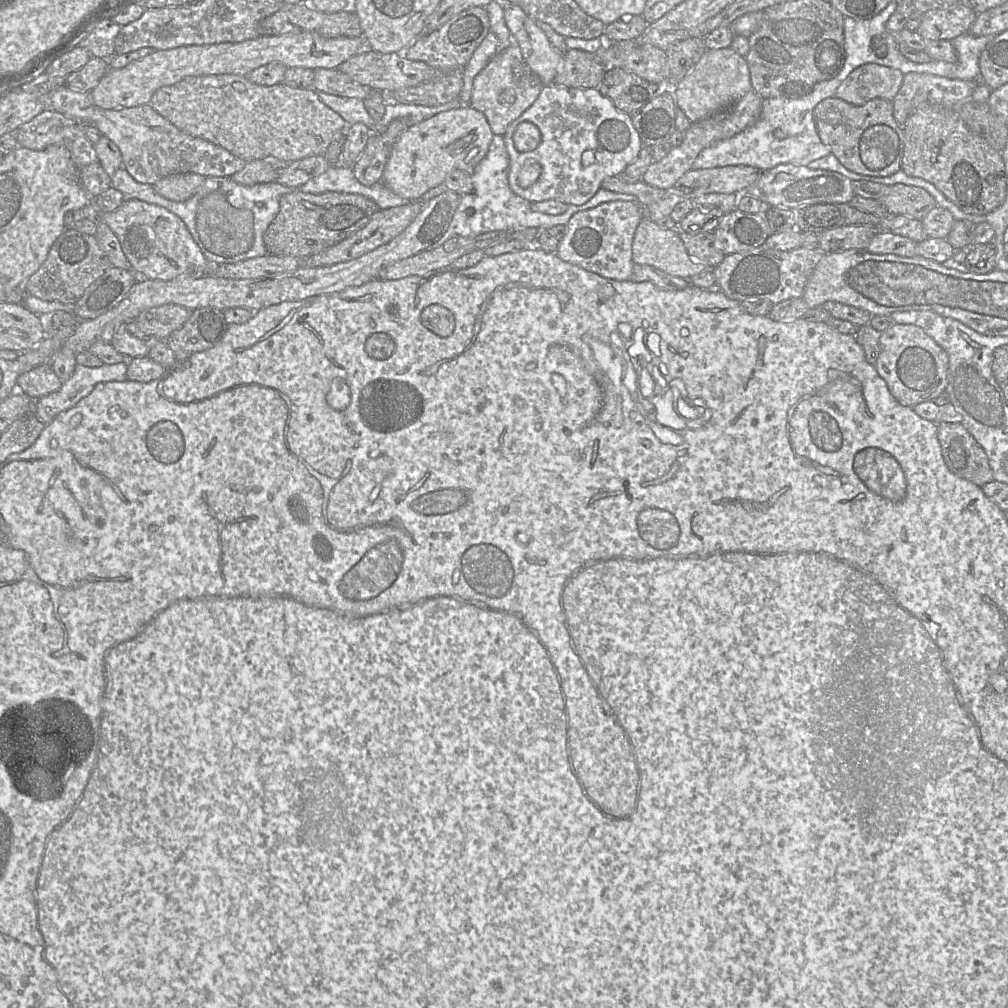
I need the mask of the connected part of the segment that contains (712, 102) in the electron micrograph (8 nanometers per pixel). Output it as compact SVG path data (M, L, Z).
M731 47L708 49L692 70L674 87L675 104L694 123L726 109L752 90L746 58Z

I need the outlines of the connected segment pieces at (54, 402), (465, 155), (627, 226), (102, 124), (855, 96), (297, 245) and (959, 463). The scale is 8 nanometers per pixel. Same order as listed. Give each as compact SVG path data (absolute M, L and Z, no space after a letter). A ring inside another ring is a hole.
M127 360L116 364L104 363L100 367L76 364L73 374L58 391L35 400L32 411L45 425L59 413L73 407L87 396L96 384L107 381L127 380Z
M469 105L434 115L410 126L394 145L383 171L381 182L397 195L409 200L420 200L429 189L443 184L446 176L455 169L471 173L486 156L494 134L485 115Z
M609 176L609 177L604 178L601 183L601 188L609 190L609 191L618 192L618 193L631 194L635 197L635 200L632 200L632 201L621 201L621 200L608 201L608 202L601 203L598 206L590 208L588 210L583 210L583 211L579 211L579 212L575 213L567 223L567 232L566 232L565 236L563 237L562 241L560 242L560 244L558 245L556 254L558 255L559 258L561 258L562 260L564 260L566 262L570 262L572 264L580 266L581 268L583 268L585 270L596 273L605 278L614 279L614 280L629 280L631 278L631 275L633 272L633 265L634 265L634 262L632 261L633 237L634 237L634 233L635 233L635 230L636 230L638 224L645 217L644 208L655 203L656 201L662 199L667 194L667 192L672 191L672 190L665 190L662 188L657 188L657 187L649 185L643 181L629 183L629 182L626 182L623 179L621 179L619 176Z
M65 85L42 87L37 96L45 110L61 113L68 119L82 124L94 125L102 135L112 140L120 149L122 167L138 182L153 185L157 181L175 174L195 173L205 177L231 177L242 170L246 161L234 156L221 146L202 138L194 137L179 130L167 119L157 113L150 104L131 108L103 109L98 107L90 92L78 92Z
M876 63L862 64L842 81L835 96L856 106L875 98L892 100L903 78L904 74L898 69Z
M296 190L280 198L279 211L264 232L263 240L268 253L304 259L348 238L364 227L378 210L373 200L359 194L312 194Z
M962 423L938 424L937 437L944 462L953 474L980 488L994 481L985 451Z

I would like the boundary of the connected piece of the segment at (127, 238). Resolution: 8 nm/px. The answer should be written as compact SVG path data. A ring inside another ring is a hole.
M95 198L90 199L91 204L102 216L102 220L117 236L122 250L130 262L134 272L142 273L147 280L169 281L179 277L199 278L210 274L210 262L202 253L200 247L193 239L185 223L177 215L166 208L150 204L138 199L124 200L115 212L104 212Z

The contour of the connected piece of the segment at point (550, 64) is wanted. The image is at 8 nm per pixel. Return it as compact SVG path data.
M505 4L504 19L512 34L513 43L521 48L532 71L544 85L553 84L563 53L552 46L544 31L521 6Z

